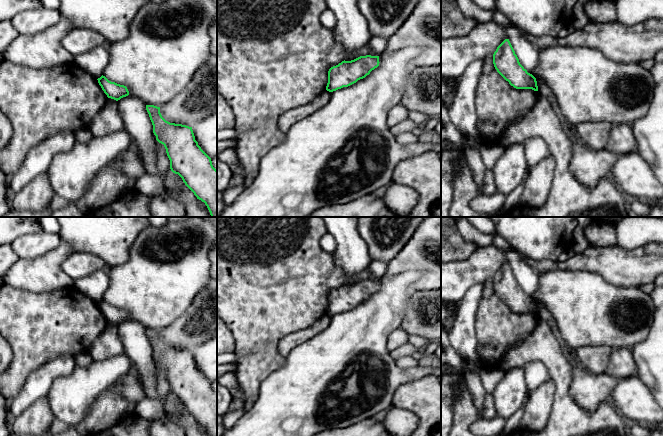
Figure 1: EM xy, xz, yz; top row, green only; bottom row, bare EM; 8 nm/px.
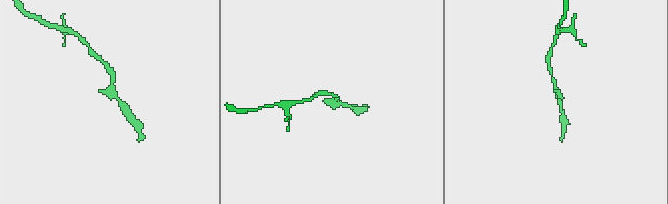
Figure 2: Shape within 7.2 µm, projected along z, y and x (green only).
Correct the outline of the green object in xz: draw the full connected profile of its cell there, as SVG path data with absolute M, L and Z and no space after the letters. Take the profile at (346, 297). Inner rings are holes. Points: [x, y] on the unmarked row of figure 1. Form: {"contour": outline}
{"contour": "M371 279L360 280L351 285L342 285L329 293L326 314L333 316L356 307L369 299L379 290L379 287L379 280Z"}

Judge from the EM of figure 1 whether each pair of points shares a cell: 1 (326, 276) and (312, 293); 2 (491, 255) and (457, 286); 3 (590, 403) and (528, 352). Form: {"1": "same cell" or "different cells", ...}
{"1": "same cell", "2": "same cell", "3": "different cells"}

